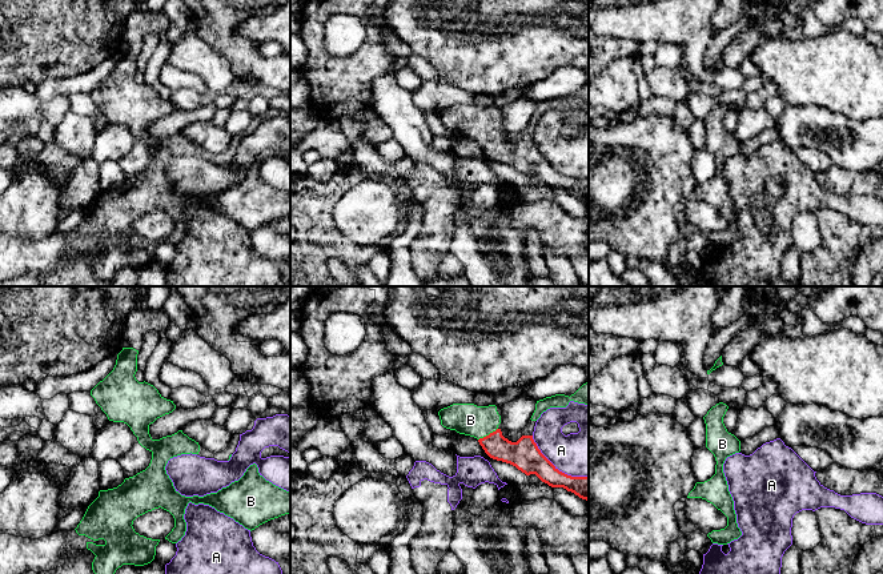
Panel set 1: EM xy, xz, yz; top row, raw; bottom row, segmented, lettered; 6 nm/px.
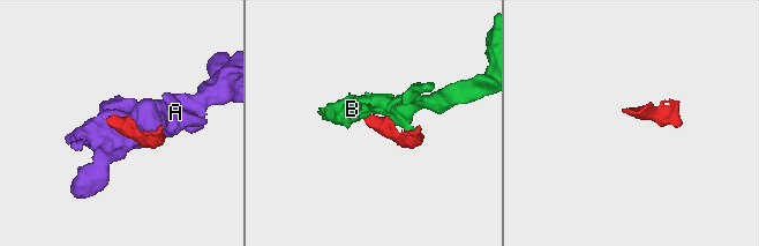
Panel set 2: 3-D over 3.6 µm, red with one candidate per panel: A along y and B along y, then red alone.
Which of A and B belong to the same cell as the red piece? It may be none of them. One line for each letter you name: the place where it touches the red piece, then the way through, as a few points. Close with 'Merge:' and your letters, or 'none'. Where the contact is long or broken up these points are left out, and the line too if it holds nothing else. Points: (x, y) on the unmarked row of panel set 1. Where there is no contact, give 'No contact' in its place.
B: Touches red at xz (489, 136)
Merge: B

